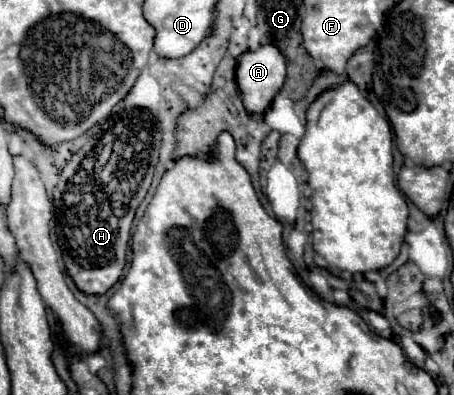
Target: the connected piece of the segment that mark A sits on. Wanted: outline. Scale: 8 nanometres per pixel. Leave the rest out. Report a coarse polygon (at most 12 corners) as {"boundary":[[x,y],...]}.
{"boundary":[[275,46],[237,58],[237,86],[249,114],[265,114],[285,82]]}

